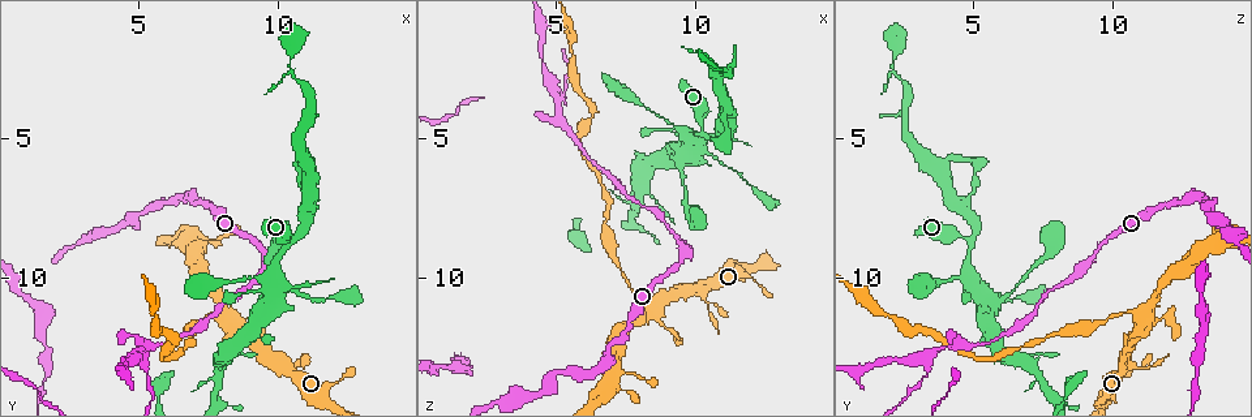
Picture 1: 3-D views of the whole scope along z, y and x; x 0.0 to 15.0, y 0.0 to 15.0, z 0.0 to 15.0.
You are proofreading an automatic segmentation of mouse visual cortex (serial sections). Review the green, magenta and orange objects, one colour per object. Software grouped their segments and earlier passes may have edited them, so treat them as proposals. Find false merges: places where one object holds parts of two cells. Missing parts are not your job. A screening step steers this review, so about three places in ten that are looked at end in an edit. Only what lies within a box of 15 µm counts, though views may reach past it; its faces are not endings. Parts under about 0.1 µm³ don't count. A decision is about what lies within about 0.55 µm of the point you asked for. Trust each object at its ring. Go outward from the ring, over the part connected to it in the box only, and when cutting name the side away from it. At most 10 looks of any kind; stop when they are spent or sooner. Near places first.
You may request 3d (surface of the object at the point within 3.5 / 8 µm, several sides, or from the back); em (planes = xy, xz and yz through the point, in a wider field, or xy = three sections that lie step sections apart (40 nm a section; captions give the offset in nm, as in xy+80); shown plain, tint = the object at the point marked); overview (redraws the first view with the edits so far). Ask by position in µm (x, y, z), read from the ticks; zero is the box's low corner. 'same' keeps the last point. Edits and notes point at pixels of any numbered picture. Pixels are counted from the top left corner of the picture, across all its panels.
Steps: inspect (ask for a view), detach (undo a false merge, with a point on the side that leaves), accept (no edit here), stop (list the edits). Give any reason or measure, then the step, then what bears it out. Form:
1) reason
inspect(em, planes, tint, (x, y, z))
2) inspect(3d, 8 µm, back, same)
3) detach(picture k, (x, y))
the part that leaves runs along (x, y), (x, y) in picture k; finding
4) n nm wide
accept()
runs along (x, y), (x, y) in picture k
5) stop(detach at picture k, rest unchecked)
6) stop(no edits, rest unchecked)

calibre changes
inspect(3d, 3.5 µm, (8.1, 11.7, 11.0))

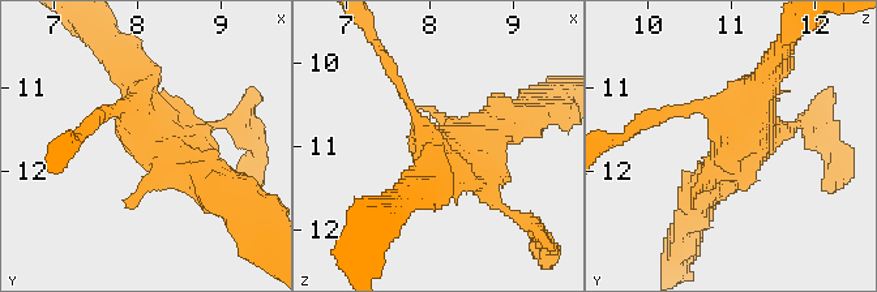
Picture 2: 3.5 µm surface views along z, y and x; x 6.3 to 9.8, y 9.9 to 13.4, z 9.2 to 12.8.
inspect(em, xy, step 5, tint, (8.20, 11.70, 11.00))

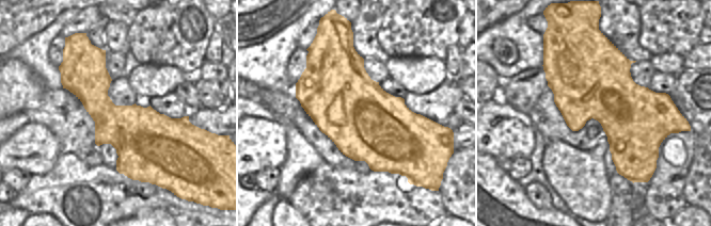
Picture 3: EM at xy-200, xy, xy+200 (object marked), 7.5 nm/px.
inspect(em, xy, step 3, tint, same)

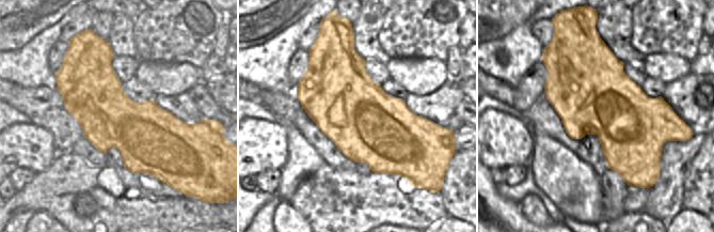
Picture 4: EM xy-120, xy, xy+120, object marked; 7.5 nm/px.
detach(picture 2, (675, 110))
the part that leaves runs along (726, 124), (679, 108), (625, 137) in picture 2; a second cell is stuck on

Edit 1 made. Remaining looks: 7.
branch point
inspect(3d, 3.5 µm, (10.2, 8.5, 4.7))

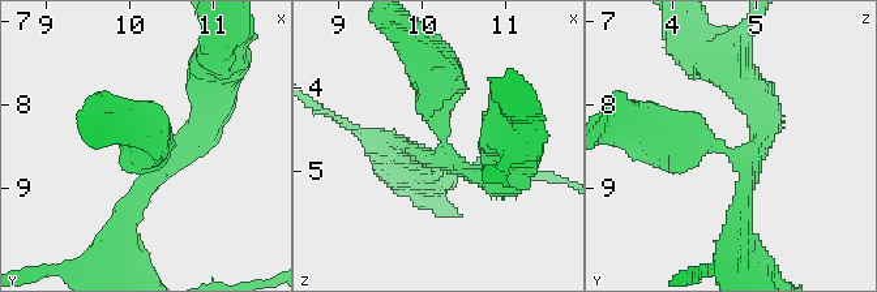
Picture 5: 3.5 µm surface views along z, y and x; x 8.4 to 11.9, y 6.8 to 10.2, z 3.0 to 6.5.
accept()
runs along (647, 127), (731, 155), (738, 223) in picture 5; one cell here

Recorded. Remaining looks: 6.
calibre changes
inspect(3d, 3.5 µm, (9.1, 10.0, 4.5))

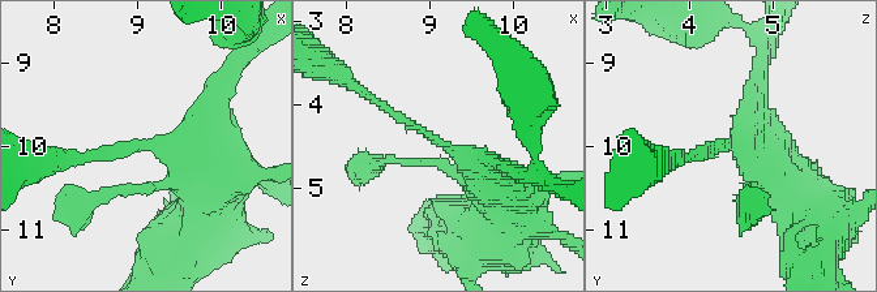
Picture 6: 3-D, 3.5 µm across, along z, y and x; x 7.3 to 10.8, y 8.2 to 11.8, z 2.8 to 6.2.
accept()
runs along (505, 172), (470, 162), (373, 99) in picture 6; one cell here

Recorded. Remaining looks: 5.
sudden change in width
inspect(3d, 3.5 µm, (10.4, 2.5, 2.2))

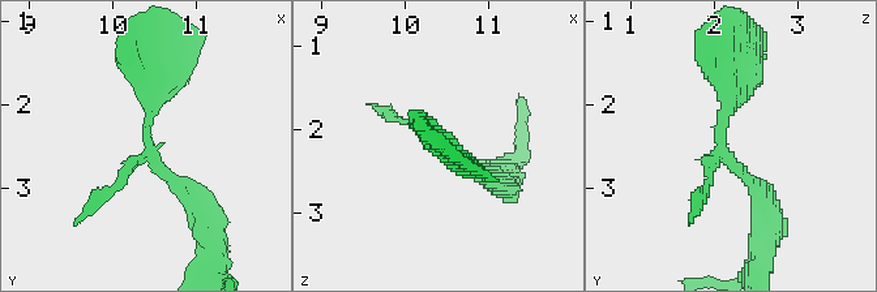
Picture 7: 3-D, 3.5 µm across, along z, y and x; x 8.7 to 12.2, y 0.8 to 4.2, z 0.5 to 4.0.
shape alone is not enough
inspect(em, xy, step 3, tint, (10.45, 2.55, 2.15))

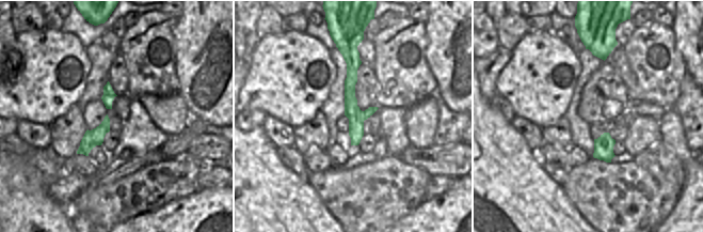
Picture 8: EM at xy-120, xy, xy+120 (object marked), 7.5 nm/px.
accept()
runs along (345, 49), (351, 56), (355, 142) in picture 8; all the same cell

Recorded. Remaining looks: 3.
stop(detach at picture 2, rest unchecked)

